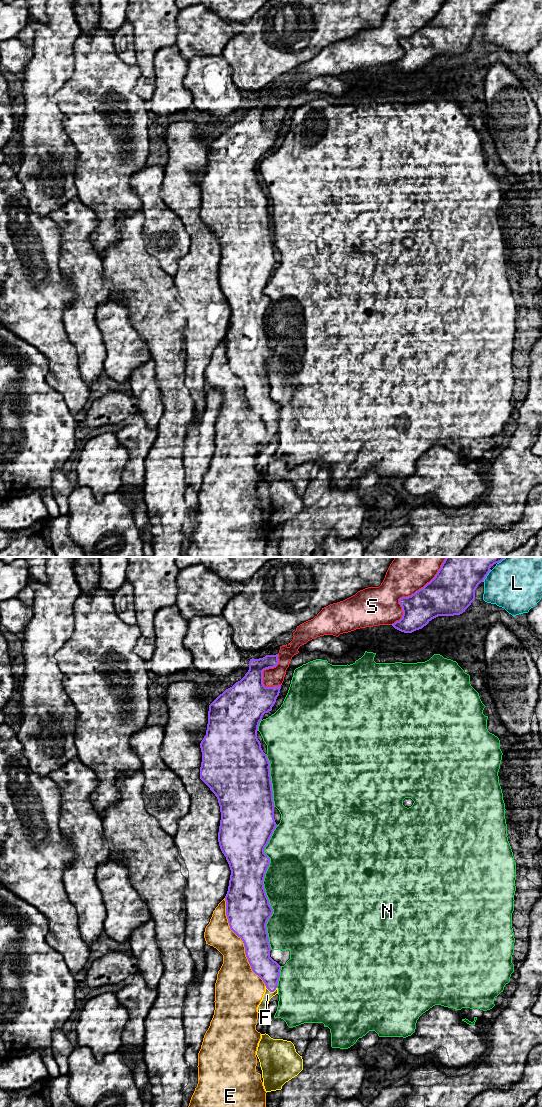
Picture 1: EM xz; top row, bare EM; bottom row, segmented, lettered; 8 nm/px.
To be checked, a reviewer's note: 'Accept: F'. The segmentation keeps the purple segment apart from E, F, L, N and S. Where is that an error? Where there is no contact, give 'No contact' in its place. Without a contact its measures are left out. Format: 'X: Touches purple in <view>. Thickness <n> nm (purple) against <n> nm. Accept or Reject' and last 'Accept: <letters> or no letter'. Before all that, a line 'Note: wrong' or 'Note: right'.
Note: right
E: Touches purple in xz. Thickness 340 nm (purple) against 260 nm. Reject
F: Touches purple in xz. Thickness 180 nm (purple) against 70 nm. Accept
L: Touches purple in xz. Thickness 380 nm (purple) against 420 nm. Reject
N: Touches purple in xz. Thickness 360 nm (purple) against 480 nm. Reject
S: Touches purple in xz. Thickness 320 nm (purple) against 360 nm. Reject
Accept: F

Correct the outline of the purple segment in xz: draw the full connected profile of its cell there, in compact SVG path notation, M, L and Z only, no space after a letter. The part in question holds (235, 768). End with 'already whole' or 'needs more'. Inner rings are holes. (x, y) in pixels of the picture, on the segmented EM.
M278 654L250 659L245 676L209 705L206 735L200 743L200 779L218 799L221 812L218 842L231 870L225 896L226 916L230 929L244 943L252 971L265 983L265 992L257 1007L258 1013L278 994L281 970L281 966L270 957L266 924L273 909L263 884L270 864L264 849L277 824L274 819L270 763L257 738L259 723L263 715L272 710L281 689L281 685L265 687L263 671L276 667L278 663Z | needs more

